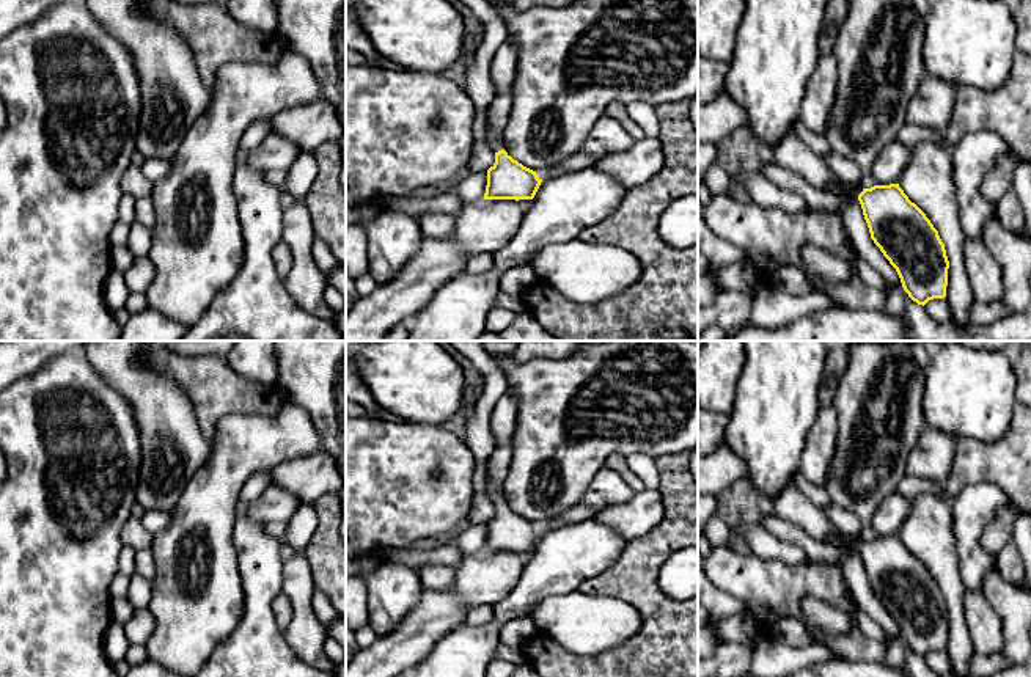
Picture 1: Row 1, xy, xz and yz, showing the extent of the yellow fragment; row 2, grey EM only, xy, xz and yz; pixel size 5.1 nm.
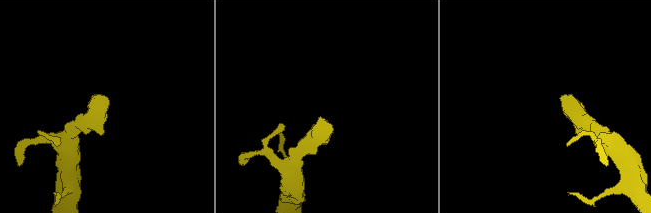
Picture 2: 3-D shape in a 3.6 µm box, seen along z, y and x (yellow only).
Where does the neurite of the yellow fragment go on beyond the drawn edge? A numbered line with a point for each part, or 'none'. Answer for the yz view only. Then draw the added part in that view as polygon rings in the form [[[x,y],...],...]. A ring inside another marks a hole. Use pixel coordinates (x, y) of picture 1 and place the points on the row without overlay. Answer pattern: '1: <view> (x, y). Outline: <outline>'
1: yz (791, 505). Outline: [[[789,484],[772,500],[773,510],[778,517],[794,523],[813,539],[819,542],[828,542],[841,539],[852,542],[853,548],[858,550],[860,543],[852,536],[839,532],[830,521],[827,512],[805,496],[794,484]]]

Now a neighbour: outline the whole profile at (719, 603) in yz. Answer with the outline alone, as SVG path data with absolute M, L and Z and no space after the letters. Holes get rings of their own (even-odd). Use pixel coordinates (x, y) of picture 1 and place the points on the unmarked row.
M698 569L698 603L709 614L707 628L712 633L715 644L721 644L715 636L717 624L737 613L747 611L747 603L743 600L717 587L703 569Z

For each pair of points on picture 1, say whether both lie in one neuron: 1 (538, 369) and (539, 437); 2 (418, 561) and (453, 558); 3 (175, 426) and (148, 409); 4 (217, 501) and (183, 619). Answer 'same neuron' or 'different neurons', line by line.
1: same neuron
2: same neuron
3: same neuron
4: same neuron

